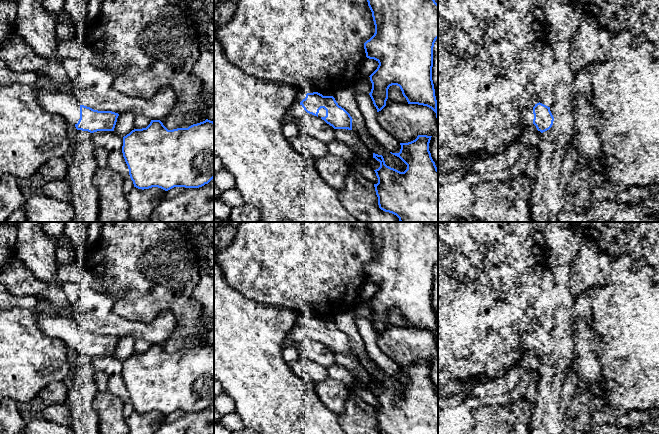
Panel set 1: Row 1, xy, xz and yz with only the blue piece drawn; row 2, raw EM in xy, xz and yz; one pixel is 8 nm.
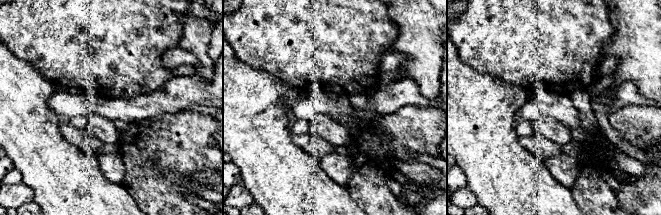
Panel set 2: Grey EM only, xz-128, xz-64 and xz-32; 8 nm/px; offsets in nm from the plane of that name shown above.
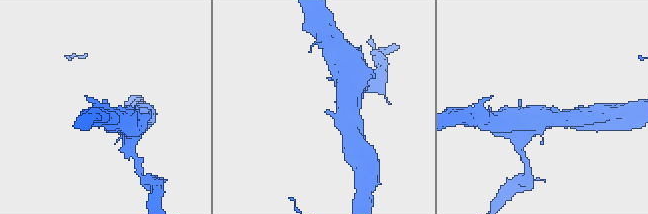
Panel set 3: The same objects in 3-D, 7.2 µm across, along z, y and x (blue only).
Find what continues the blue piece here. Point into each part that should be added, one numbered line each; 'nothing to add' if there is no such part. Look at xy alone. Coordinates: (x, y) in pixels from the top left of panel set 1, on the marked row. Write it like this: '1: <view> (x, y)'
1: xy (57, 102)

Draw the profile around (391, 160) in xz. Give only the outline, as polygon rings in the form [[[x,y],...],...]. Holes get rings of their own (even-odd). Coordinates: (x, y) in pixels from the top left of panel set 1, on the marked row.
[[[385,151],[382,154],[385,164],[391,168],[394,168],[400,172],[404,172],[407,169],[407,165],[397,156]]]

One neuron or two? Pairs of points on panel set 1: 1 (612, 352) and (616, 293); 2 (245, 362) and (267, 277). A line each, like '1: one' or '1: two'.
1: one
2: two

